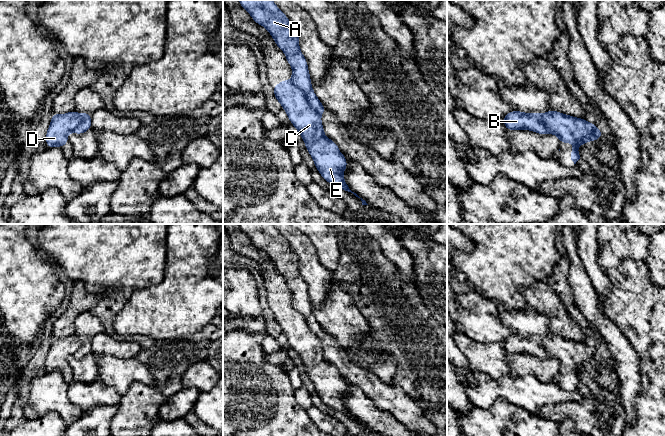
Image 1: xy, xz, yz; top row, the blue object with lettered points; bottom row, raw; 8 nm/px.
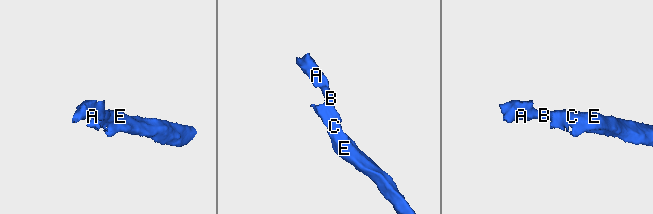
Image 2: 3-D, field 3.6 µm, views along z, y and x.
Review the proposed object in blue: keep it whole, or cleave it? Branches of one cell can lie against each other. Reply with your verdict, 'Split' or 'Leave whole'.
Split

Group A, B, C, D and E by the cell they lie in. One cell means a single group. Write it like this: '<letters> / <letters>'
A B / C D E

